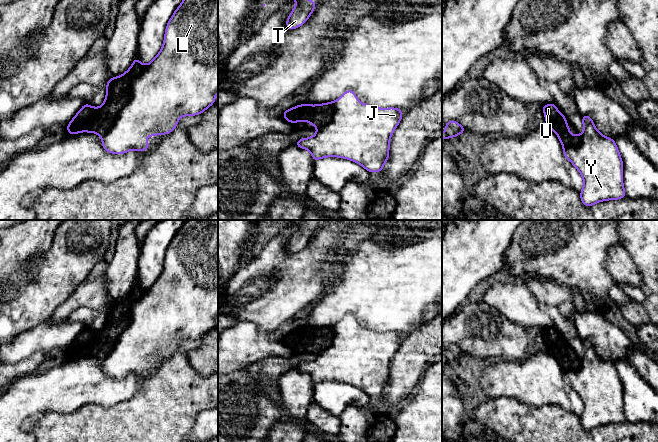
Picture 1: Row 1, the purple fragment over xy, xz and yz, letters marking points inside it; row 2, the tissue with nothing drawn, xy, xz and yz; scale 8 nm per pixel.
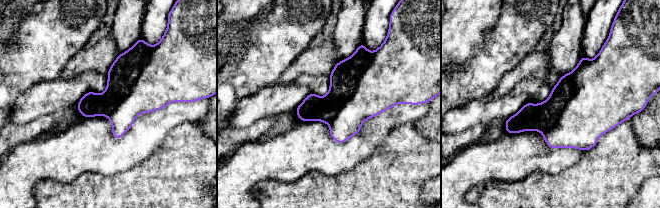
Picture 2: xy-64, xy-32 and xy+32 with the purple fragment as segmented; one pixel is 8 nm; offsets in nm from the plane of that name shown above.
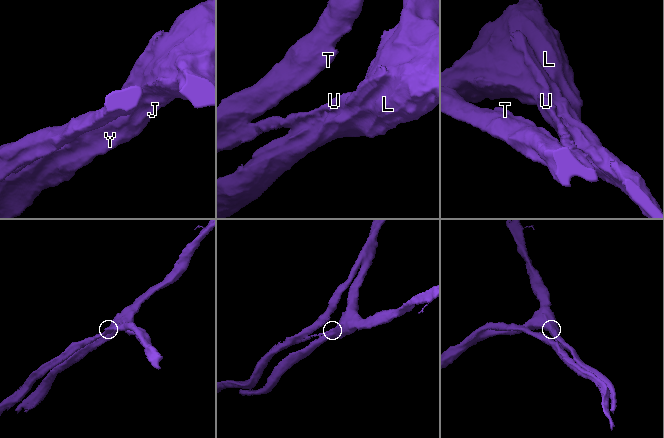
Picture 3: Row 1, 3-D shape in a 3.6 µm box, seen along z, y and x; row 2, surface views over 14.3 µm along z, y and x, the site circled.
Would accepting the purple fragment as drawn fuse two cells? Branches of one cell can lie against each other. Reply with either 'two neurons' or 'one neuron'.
two neurons

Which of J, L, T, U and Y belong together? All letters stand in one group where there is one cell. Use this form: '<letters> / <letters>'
J L Y / T U

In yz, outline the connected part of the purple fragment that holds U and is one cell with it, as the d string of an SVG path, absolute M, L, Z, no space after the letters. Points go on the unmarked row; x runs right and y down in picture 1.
M555 327L542 330L546 346L550 347L550 353L559 355L561 350L567 347L565 340L560 337Z

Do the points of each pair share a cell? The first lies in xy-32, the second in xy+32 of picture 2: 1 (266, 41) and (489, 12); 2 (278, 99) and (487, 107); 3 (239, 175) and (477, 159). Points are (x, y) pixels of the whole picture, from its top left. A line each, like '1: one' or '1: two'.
1: two
2: one
3: one

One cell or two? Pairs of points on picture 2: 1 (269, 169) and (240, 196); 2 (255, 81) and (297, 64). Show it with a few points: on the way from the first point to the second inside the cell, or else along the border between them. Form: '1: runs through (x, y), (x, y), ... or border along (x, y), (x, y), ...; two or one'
1: runs through (261, 170), (243, 188); one
2: border along (304, 50), (291, 63), (278, 81); two

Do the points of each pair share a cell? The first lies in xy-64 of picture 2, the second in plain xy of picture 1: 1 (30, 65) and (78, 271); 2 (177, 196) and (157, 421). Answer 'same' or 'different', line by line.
1: same
2: same

